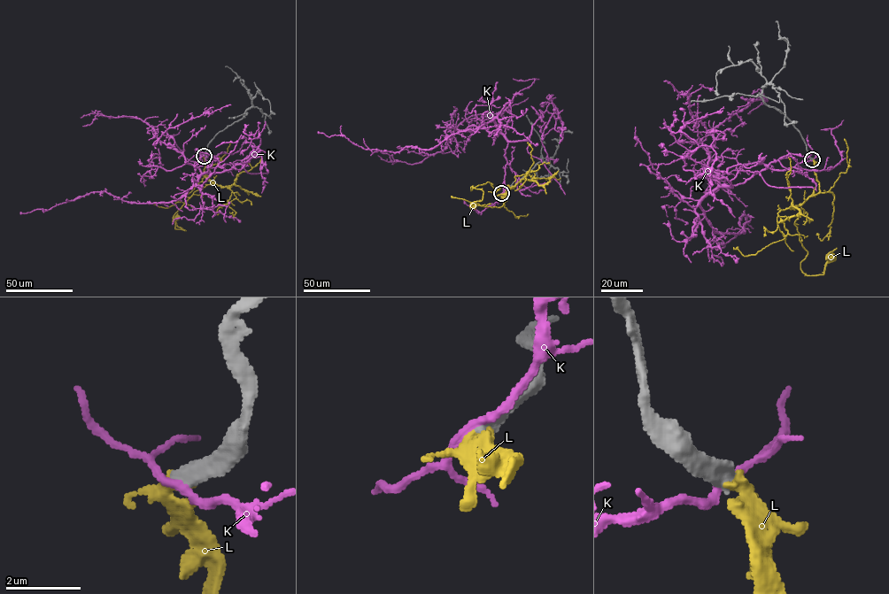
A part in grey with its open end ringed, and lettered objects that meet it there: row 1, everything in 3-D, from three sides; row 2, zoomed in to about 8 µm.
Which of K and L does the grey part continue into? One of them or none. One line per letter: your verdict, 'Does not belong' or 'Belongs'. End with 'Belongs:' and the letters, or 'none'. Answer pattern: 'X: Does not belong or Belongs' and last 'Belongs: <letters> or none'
K: Does not belong
L: Belongs
Belongs: L

